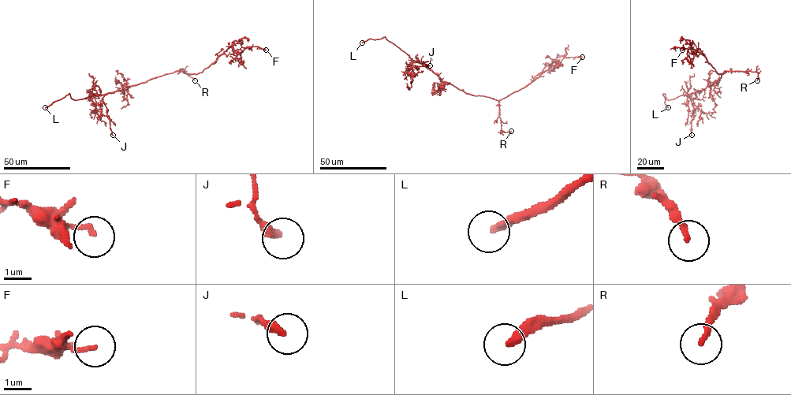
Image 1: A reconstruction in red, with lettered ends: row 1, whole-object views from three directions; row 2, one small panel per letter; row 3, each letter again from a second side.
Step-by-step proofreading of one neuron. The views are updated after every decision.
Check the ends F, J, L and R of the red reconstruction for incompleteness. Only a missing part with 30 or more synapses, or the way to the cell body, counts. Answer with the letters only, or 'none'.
L

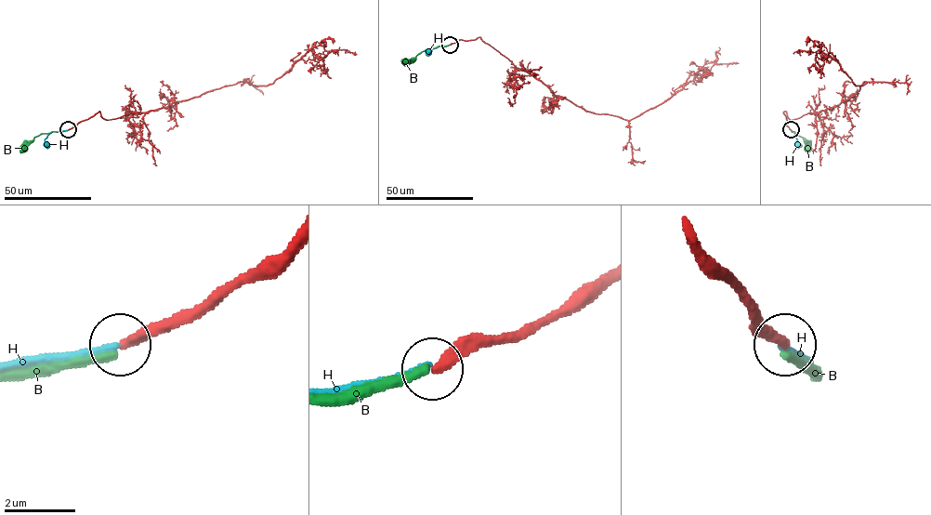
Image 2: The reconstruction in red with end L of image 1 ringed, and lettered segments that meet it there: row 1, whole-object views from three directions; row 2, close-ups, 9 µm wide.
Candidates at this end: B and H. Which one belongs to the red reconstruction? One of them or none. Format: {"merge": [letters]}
{"merge": []}

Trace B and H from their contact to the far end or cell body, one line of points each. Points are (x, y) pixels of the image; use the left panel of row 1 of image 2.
B: (68, 130), (42, 133), (22, 148)
H: (68, 130), (51, 131), (45, 140), (45, 144)

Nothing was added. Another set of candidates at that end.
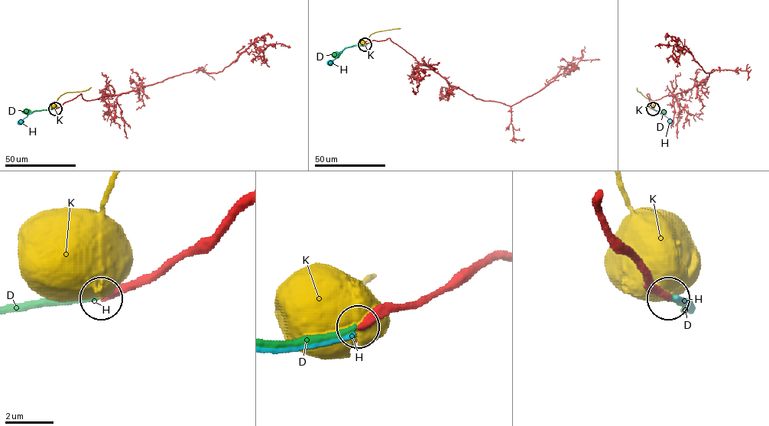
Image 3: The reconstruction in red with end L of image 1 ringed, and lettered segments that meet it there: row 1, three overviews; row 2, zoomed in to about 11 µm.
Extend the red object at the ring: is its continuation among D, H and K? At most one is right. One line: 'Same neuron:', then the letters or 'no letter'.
Same neuron: D

